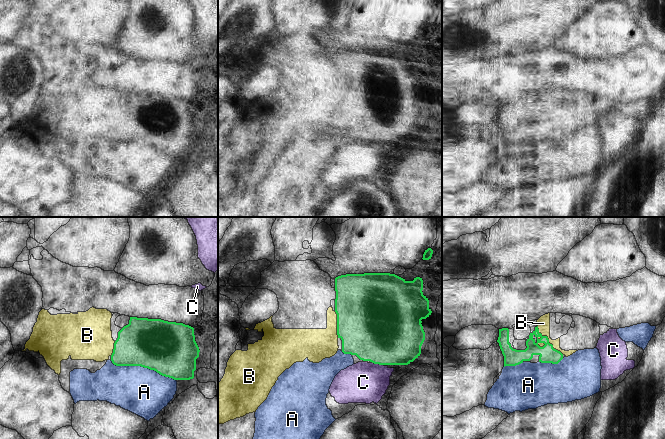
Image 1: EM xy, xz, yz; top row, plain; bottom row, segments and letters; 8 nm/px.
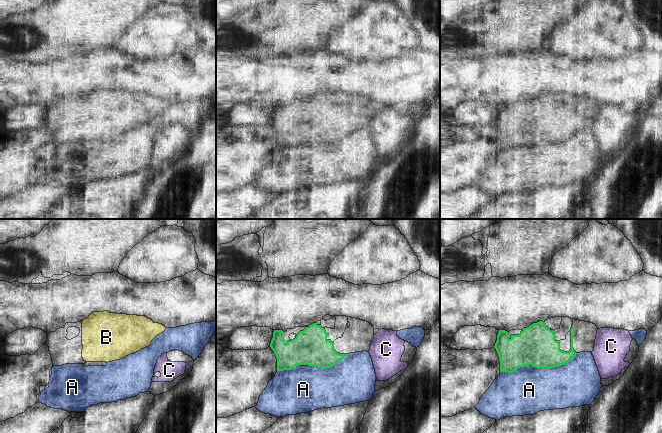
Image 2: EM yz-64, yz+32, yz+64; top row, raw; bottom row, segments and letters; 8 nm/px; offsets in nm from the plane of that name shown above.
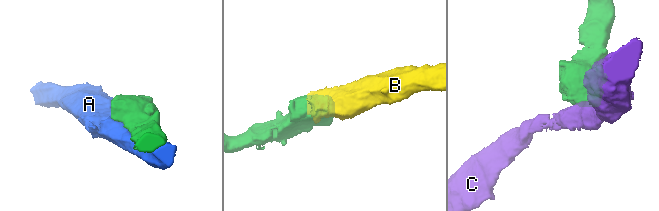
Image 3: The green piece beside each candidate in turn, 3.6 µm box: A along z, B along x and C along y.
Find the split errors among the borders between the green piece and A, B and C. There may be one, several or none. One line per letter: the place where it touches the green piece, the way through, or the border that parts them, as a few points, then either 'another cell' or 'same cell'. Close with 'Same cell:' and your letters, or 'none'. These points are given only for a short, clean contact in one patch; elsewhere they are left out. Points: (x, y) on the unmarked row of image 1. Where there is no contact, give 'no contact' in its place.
A: xy (143, 142) | another cell
B: yz (548, 116) | across yz (548, 130), (548, 116), (543, 109), (543, 99) | same cell
C: xz (378, 139) | along xz (372, 138), (383, 141) | another cell
Same cell: B

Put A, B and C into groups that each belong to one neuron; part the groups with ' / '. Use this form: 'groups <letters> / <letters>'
groups A / B / C

